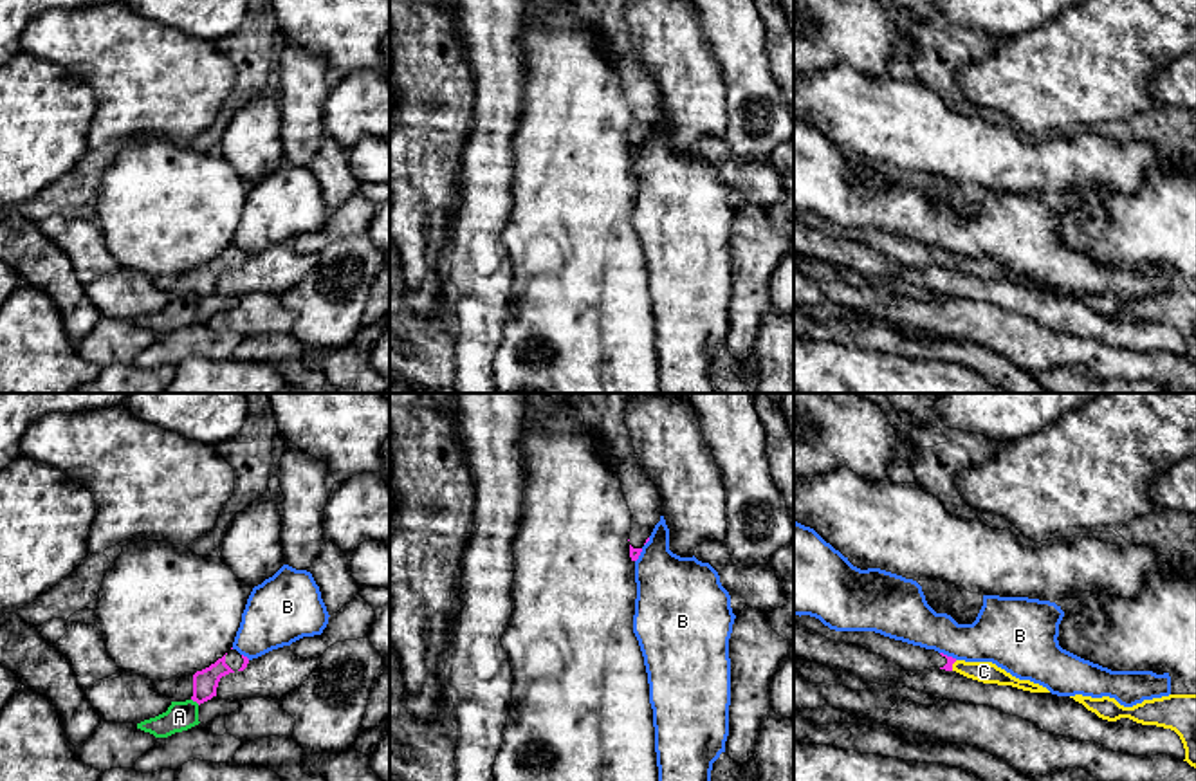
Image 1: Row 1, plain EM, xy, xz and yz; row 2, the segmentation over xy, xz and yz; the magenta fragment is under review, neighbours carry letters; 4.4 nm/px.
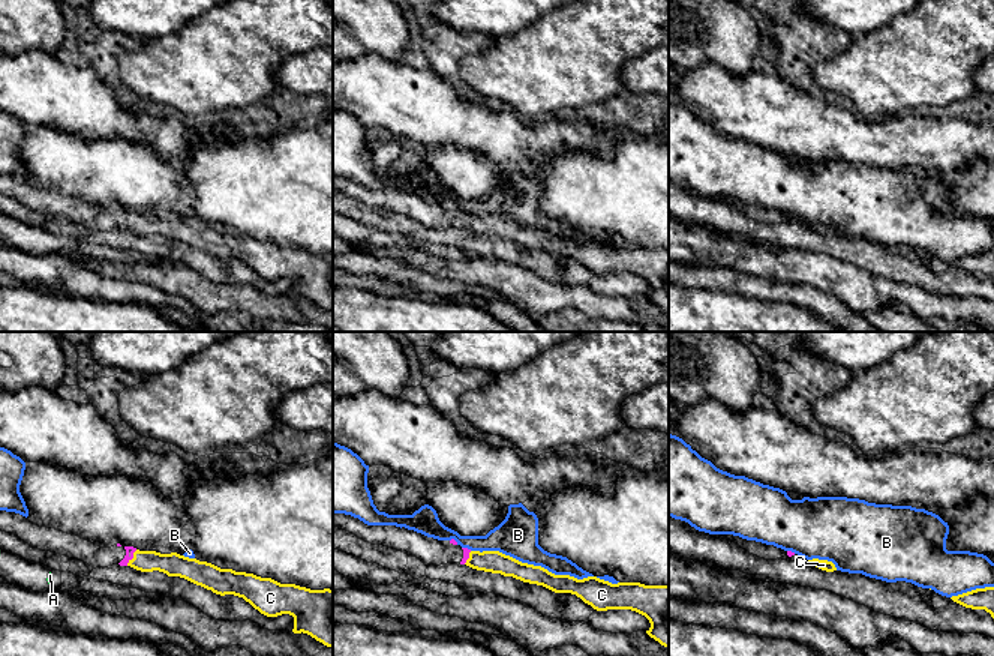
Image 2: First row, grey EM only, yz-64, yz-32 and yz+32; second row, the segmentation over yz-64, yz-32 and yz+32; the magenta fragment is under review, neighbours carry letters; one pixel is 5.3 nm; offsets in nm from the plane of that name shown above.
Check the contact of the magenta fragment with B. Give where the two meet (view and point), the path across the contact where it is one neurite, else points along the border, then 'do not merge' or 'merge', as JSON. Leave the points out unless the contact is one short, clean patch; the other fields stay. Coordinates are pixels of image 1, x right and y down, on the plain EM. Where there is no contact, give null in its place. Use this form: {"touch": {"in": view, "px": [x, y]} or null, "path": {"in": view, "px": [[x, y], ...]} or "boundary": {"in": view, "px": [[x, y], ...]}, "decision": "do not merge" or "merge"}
{"touch": {"in": "yz", "px": [949, 253]}, "boundary": {"in": "yz", "px": [[940, 248], [956, 255]]}, "decision": "do not merge"}

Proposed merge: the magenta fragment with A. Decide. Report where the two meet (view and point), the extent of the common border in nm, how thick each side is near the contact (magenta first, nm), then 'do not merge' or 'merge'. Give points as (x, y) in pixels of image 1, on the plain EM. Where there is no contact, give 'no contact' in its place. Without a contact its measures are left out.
contact xy (195, 296); length 50 nm; calibres 110 and 130 nm; do not merge

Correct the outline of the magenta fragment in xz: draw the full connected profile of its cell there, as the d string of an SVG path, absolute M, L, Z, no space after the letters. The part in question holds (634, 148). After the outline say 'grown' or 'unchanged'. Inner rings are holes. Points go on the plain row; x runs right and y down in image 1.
M584 0L586 29L604 60L619 72L631 106L630 153L637 157L662 112L657 81L635 54L635 43L624 20L628 0Z | grown

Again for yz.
M794 211L794 216L830 236L855 240L871 249L877 249L884 253L888 258L897 260L906 267L924 267L931 263L940 263L945 267L956 267L967 274L983 280L1012 281L1030 289L1050 289L1046 283L1039 280L1012 272L1010 269L1007 269L1005 265L998 263L992 258L956 256L934 245L925 245L902 236L895 236L875 227L835 227L824 222L819 215L810 211L801 213Z | grown

